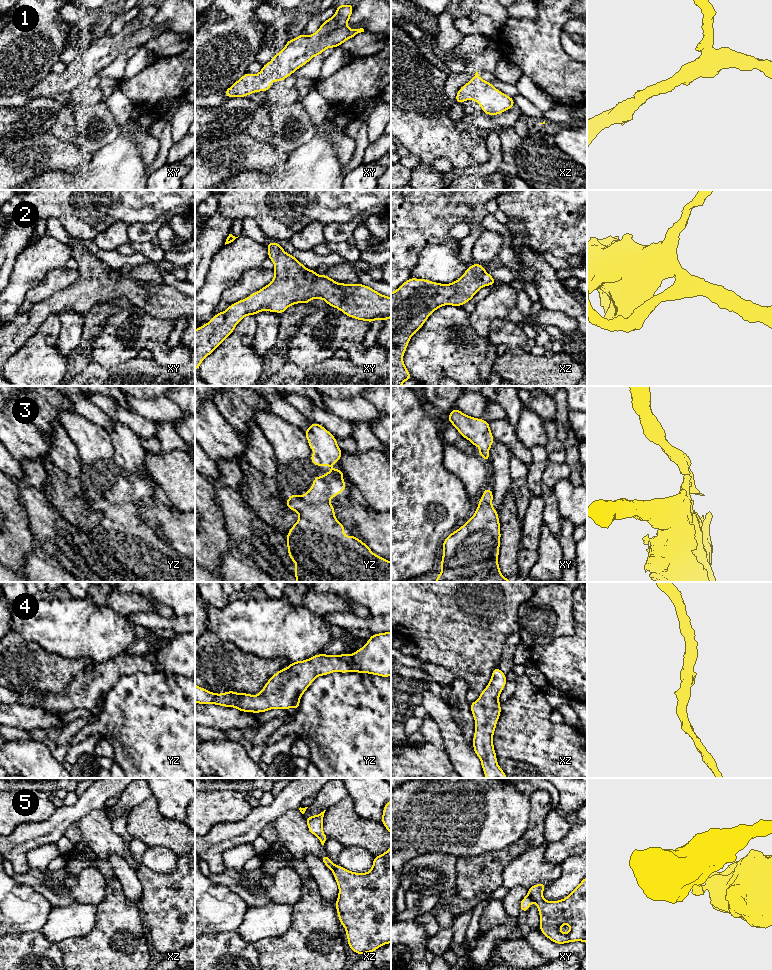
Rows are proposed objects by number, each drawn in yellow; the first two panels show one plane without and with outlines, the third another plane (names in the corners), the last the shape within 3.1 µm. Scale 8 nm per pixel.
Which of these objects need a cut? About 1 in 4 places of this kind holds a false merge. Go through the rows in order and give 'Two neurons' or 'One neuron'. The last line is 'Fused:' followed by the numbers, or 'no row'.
1: One neuron
2: One neuron
3: One neuron
4: One neuron
5: Two neurons
Fused: 5

